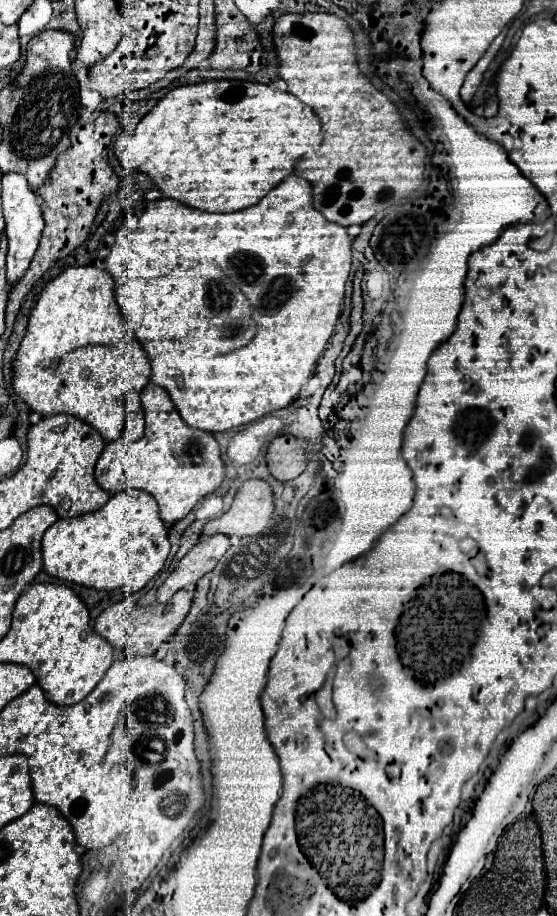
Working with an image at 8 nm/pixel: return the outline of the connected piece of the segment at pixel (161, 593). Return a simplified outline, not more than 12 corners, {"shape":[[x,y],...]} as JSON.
{"shape":[[200,538],[158,588],[158,602],[208,574],[230,540]]}

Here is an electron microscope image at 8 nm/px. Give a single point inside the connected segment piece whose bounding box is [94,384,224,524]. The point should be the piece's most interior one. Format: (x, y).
(178, 470)

